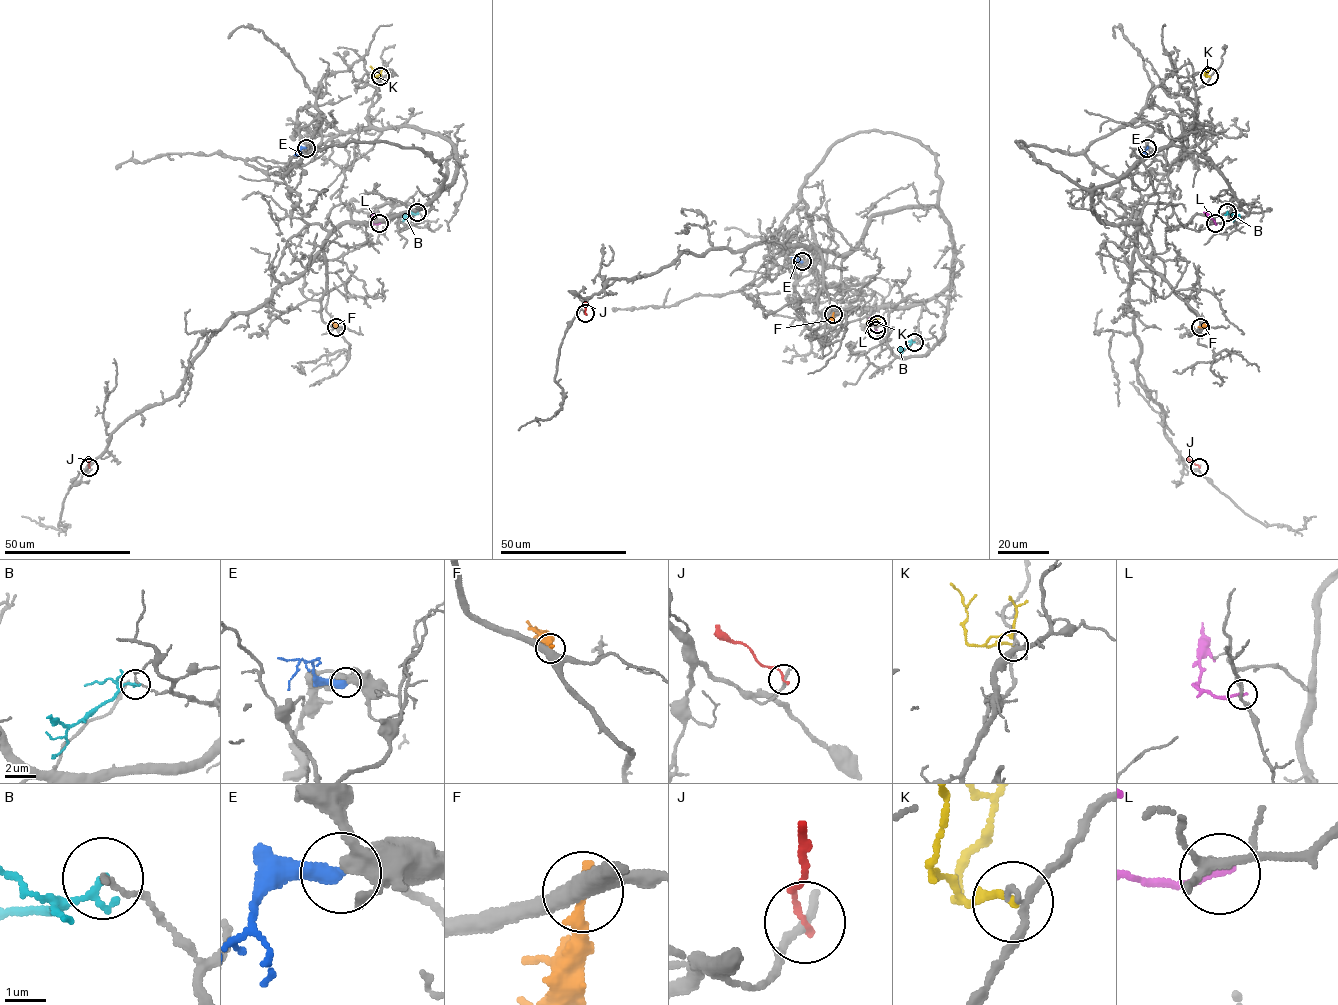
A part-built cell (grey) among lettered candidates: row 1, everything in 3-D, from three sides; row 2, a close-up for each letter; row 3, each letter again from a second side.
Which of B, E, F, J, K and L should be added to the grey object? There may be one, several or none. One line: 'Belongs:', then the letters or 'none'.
Belongs: none

